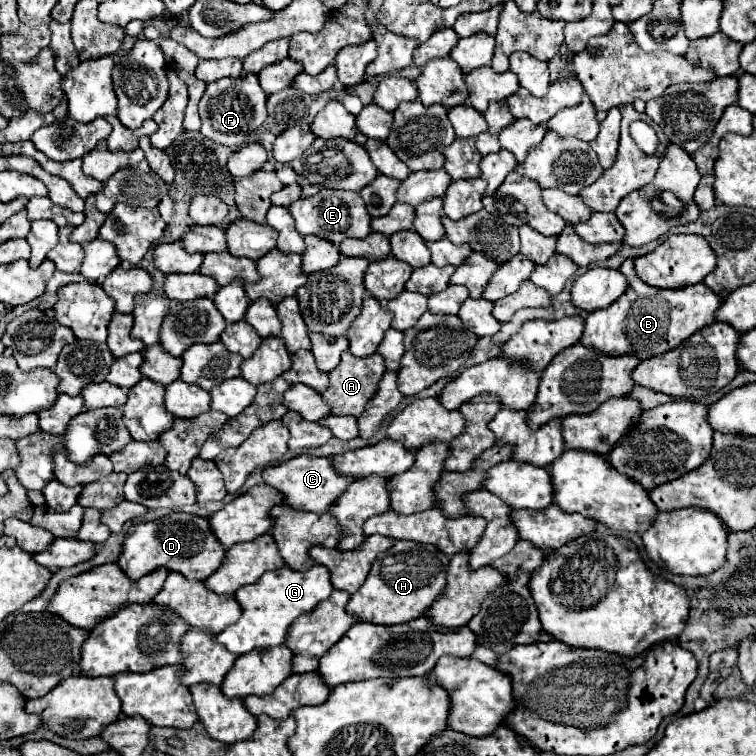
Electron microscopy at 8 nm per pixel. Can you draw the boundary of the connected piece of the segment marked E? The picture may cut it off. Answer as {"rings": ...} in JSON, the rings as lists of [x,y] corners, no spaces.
{"rings":[[[322,189],[320,193],[312,195],[312,197],[300,197],[296,203],[292,203],[288,207],[288,211],[294,217],[296,229],[300,235],[316,235],[316,237],[328,239],[334,245],[340,245],[340,241],[344,237],[364,239],[370,233],[372,217],[368,215],[360,193]]]}

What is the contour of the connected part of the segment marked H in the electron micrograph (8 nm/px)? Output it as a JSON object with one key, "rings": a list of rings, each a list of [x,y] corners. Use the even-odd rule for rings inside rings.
{"rings":[[[394,541],[394,545],[380,553],[372,561],[372,569],[364,585],[350,597],[346,609],[358,621],[376,623],[376,625],[394,625],[408,623],[432,605],[432,601],[444,593],[448,571],[448,555],[438,551],[434,545],[416,543],[416,541]]]}

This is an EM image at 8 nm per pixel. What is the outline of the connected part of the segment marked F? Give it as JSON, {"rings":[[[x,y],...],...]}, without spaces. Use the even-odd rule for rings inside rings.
{"rings":[[[248,73],[242,77],[222,77],[220,81],[212,81],[206,87],[204,97],[200,99],[200,117],[202,129],[200,133],[220,145],[240,147],[248,141],[256,139],[256,131],[266,121],[266,99],[268,95],[258,85],[258,75]]]}

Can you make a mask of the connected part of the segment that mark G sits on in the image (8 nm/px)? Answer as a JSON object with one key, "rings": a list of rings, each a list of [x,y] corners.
{"rings":[[[312,565],[308,571],[292,571],[290,567],[280,567],[264,573],[256,583],[242,585],[234,597],[242,607],[240,619],[214,637],[216,643],[224,645],[234,655],[244,655],[254,649],[270,649],[282,645],[290,625],[304,613],[310,613],[320,601],[328,599],[332,593],[330,573],[324,565]]]}

